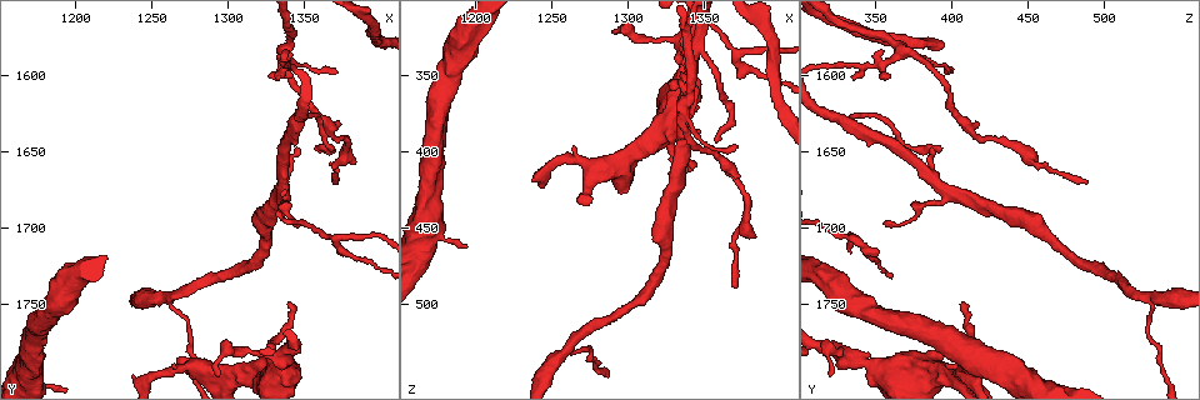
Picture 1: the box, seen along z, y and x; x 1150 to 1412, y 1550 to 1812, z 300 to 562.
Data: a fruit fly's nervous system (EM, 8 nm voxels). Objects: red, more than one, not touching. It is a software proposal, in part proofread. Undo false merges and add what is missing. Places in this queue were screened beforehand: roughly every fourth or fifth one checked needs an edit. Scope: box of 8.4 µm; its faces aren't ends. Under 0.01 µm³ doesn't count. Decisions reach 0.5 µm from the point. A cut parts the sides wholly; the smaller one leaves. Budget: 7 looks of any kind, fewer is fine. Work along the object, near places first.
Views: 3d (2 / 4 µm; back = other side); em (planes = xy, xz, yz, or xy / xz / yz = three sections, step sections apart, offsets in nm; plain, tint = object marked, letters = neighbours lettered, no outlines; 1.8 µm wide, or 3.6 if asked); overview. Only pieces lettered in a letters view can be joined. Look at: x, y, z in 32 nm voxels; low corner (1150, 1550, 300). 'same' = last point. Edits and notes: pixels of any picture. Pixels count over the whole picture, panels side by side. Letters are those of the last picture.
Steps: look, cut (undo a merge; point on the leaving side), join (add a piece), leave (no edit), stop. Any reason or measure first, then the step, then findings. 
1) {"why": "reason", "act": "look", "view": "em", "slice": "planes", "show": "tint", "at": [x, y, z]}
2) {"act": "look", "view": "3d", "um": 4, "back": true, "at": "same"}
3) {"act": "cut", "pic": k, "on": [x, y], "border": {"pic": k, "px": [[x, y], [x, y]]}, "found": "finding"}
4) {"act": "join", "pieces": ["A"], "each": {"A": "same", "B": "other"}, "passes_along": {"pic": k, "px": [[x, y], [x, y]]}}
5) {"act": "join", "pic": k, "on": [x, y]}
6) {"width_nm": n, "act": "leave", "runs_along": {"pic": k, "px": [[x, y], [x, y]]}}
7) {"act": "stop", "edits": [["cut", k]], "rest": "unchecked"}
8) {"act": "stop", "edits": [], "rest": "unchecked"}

{"act": "look", "view": "em", "slice": "planes", "show": "letters", "at": [1270, 1794, 406]}

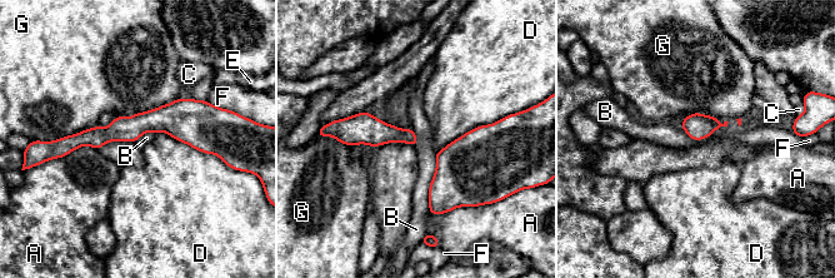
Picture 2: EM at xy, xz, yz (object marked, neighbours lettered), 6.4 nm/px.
{"act": "leave", "each": {"A": "other", "B": "other", "C": "other", "D": "other", "E": "other", "F": "other", "G": "other"}, "runs_along": {"pic": 2, "px": [[211, 133], [140, 123], [61, 145]]}, "found": "all the same neuron"}

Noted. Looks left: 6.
{"why": "sharp bend", "act": "look", "view": "3d", "um": 4, "at": [1336, 1784, 330]}

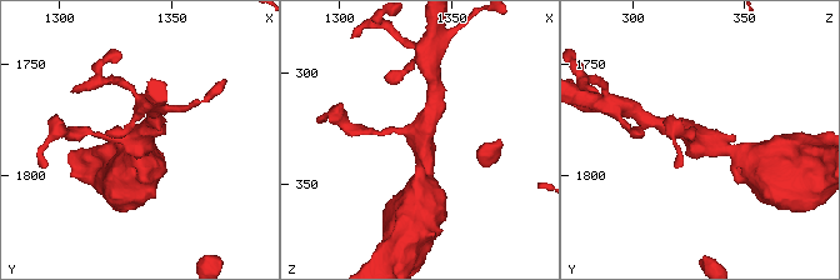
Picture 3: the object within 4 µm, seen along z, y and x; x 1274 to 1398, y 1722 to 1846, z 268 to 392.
{"arms": 3, "why": "now the EM", "act": "look", "view": "em", "slice": "yz", "step": 8, "show": "tint", "at": [1337, 1785, 331]}

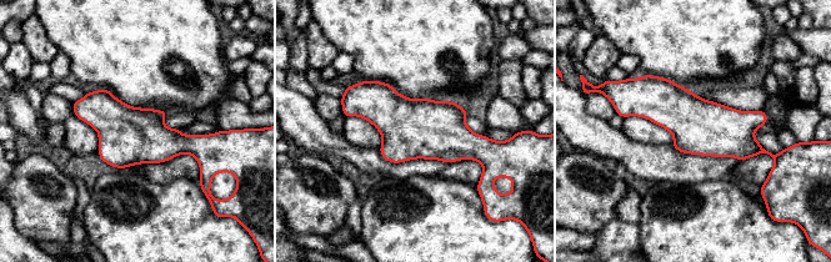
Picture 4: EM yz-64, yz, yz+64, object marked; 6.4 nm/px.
{"act": "look", "view": "em", "slice": "yz", "step": 8, "show": "letters", "at": "same"}

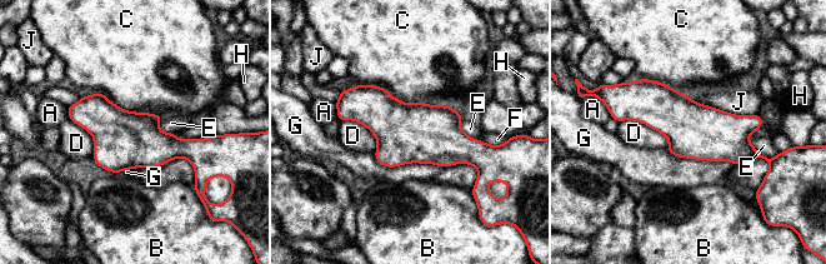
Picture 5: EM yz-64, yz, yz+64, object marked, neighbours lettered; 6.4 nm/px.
{"act": "leave", "each": {"A": "other", "B": "other", "C": "other", "D": "other", "E": "other", "F": "other", "G": "other", "H": "other", "J": "other"}, "border": {"pic": 5, "px": [[457, 124], [467, 135], [481, 142]]}, "found": "continuous, no second neuron"}

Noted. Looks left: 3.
{"why": "side arm on a straight run", "act": "look", "view": "3d", "um": 2, "at": [1336, 1582, 366]}

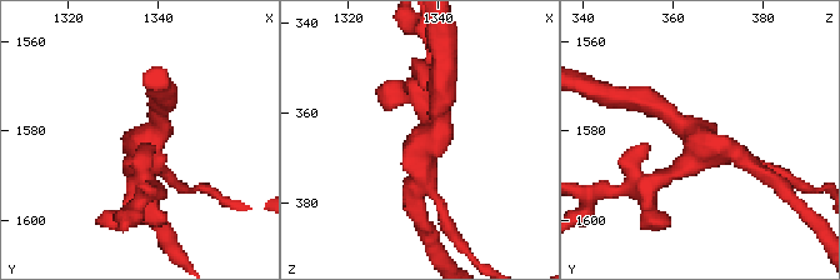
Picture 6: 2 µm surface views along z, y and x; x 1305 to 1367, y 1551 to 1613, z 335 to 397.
{"why": "need the tissue", "act": "look", "view": "em", "slice": "xy", "step": 4, "show": "tint", "at": [1337, 1584, 367]}

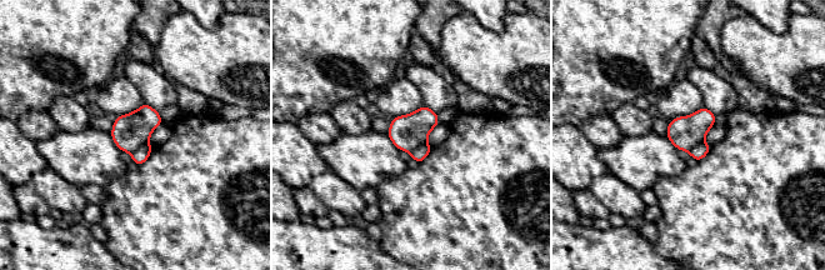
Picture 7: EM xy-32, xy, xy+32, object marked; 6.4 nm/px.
{"why": "cut it another way", "act": "look", "view": "em", "slice": "planes", "show": "letters", "at": "same"}

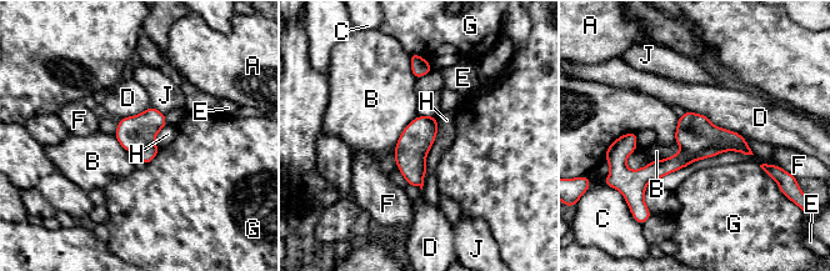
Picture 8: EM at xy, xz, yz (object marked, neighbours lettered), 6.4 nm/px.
{"act": "cut", "pic": 8, "on": [694, 133], "each": {"A": "other", "B": "other", "C": "other", "D": "other", "E": "other", "F": "other", "G": "other", "H": "other", "J": "other"}, "found": "a second neuron is stuck on"}

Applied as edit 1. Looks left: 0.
{"act": "stop", "edits": [["cut", 8]], "rest": "unchecked"}

